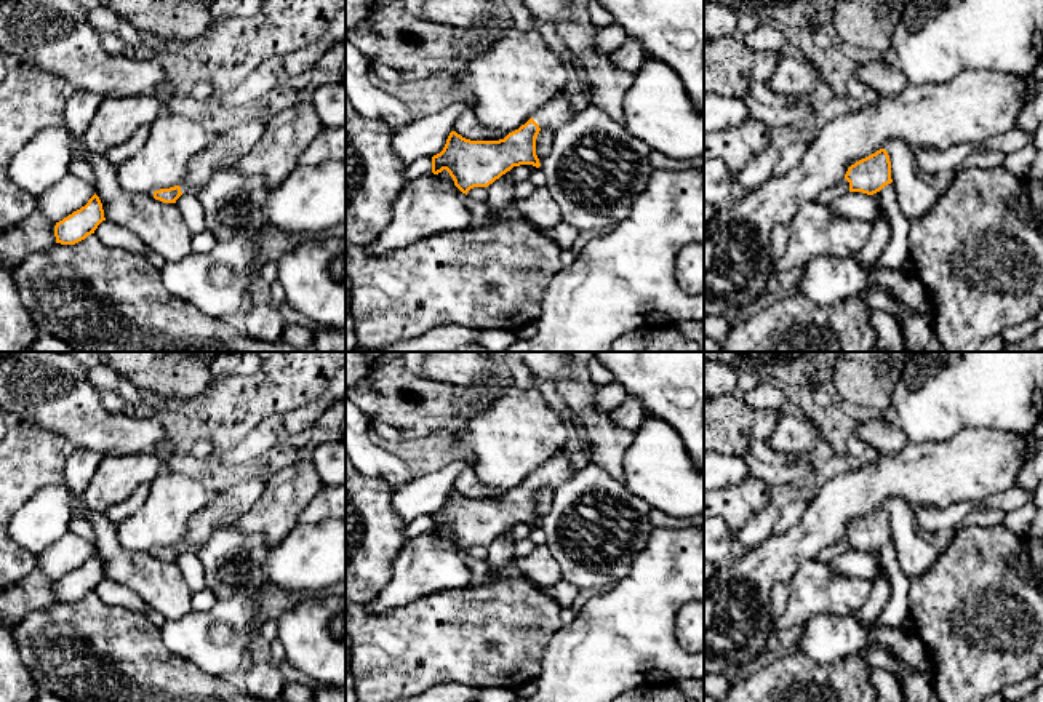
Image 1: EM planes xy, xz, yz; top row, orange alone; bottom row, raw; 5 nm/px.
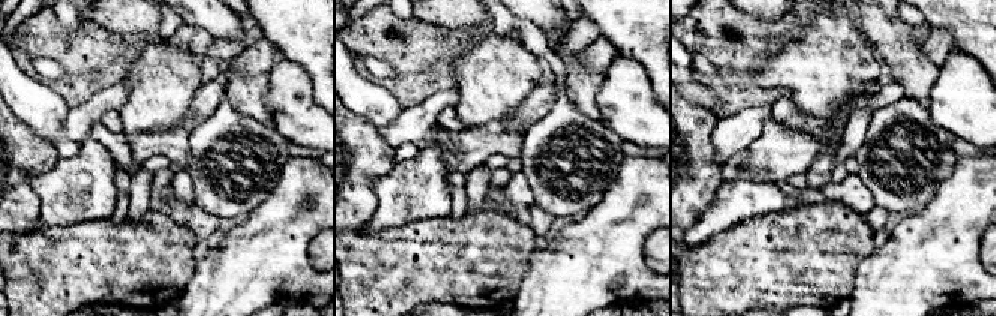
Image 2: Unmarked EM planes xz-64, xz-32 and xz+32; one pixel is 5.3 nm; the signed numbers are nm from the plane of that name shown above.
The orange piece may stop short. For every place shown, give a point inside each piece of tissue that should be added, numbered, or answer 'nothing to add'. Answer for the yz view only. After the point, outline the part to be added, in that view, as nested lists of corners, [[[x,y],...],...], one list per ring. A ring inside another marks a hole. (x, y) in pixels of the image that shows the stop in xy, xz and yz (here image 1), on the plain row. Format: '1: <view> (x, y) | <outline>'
1: yz (831, 552) | [[[843,537],[841,540],[838,540],[837,544],[832,544],[829,547],[825,547],[821,553],[819,553],[819,560],[824,563],[829,563],[830,560],[833,560],[835,556],[838,556],[841,552],[849,548],[849,540],[846,537]]]

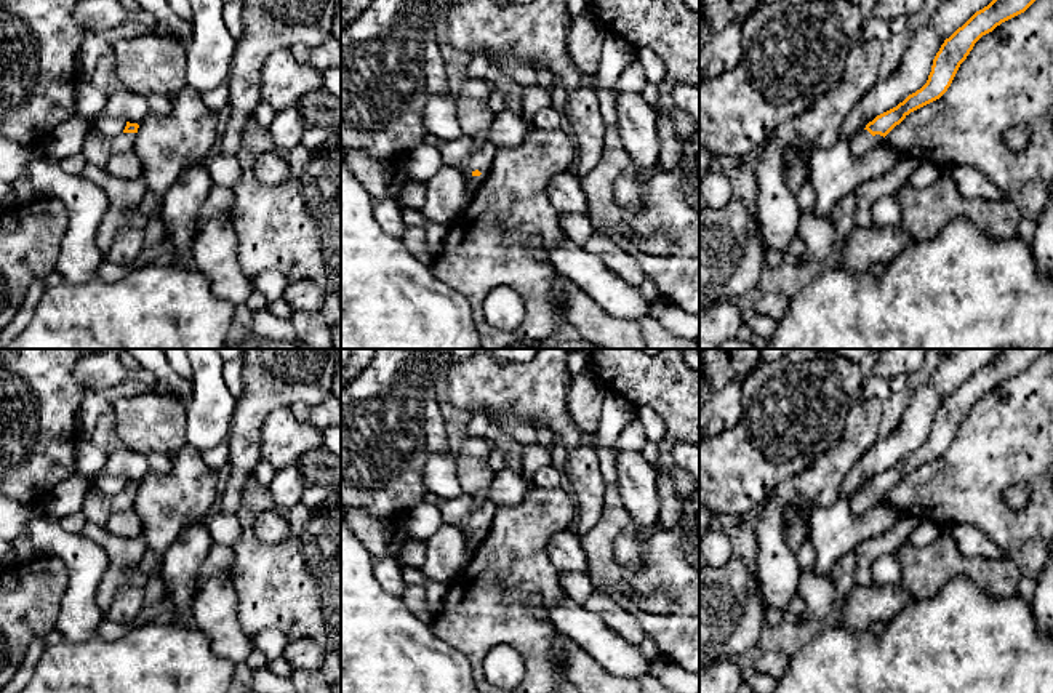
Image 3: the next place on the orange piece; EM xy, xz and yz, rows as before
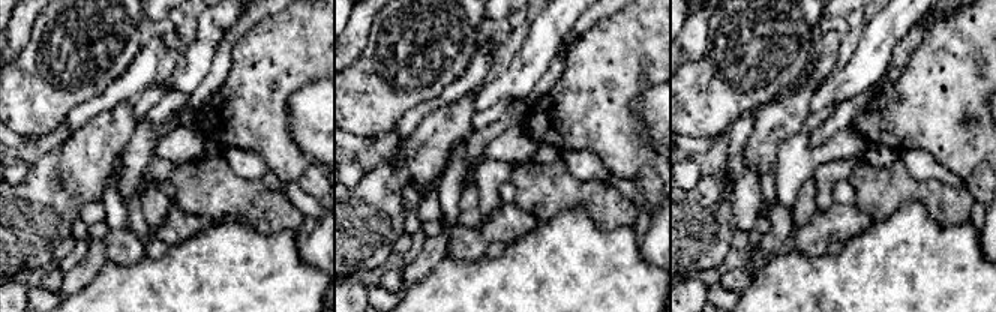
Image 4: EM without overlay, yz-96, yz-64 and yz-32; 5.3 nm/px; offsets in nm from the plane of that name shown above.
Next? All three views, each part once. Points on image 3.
1: yz (864, 500) | [[[861,488],[856,493],[856,496],[848,503],[850,511],[853,515],[861,515],[869,509],[872,509],[874,506],[879,506],[880,503],[883,503],[883,498],[885,496],[880,493],[872,495],[867,488]]]

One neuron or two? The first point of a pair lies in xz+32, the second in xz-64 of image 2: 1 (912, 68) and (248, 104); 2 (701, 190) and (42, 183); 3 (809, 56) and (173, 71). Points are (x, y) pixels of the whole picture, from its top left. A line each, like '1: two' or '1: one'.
1: one
2: two
3: one

